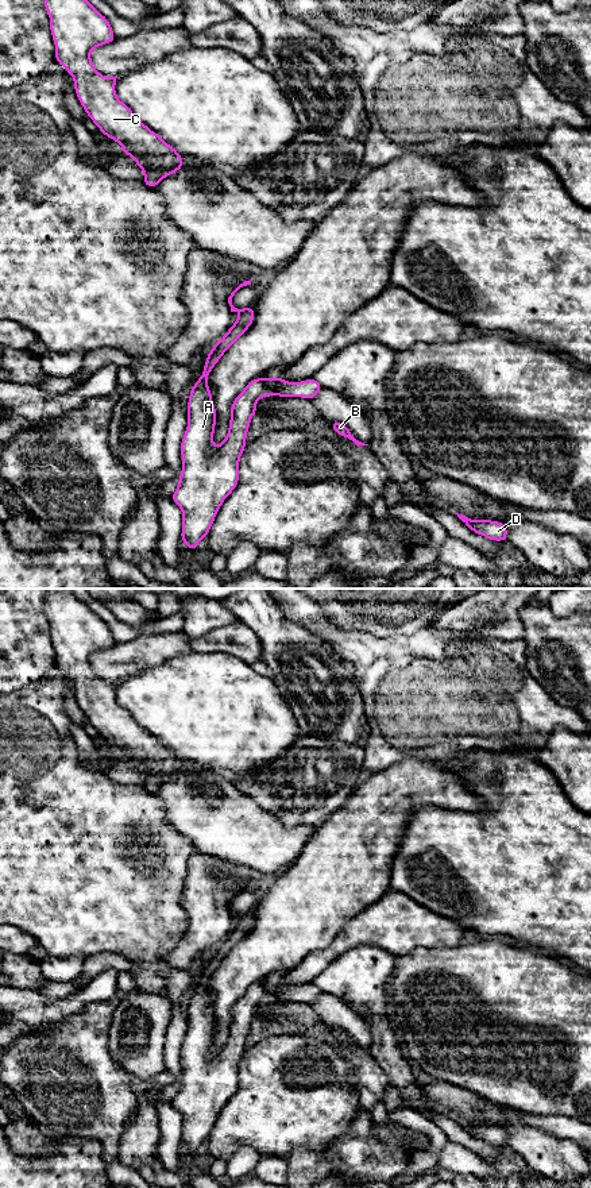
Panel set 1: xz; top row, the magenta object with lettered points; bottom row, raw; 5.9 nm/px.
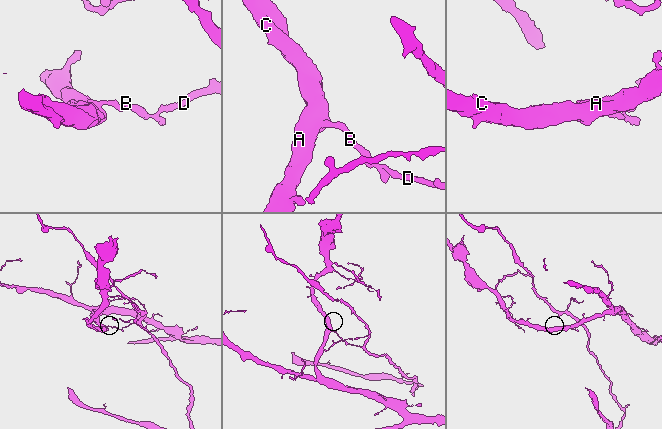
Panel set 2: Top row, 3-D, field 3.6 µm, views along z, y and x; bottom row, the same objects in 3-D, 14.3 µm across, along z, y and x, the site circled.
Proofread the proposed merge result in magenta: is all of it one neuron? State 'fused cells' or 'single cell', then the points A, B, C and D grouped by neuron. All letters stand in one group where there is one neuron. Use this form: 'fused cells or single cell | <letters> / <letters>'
fused cells | A C / B D

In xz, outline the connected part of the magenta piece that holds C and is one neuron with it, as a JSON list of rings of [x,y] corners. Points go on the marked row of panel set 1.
[[[45,0],[45,9],[50,16],[50,31],[55,45],[55,61],[74,78],[77,99],[86,115],[108,138],[121,144],[121,151],[135,159],[143,170],[143,184],[155,188],[167,176],[177,173],[182,166],[182,155],[167,144],[157,132],[143,124],[134,112],[117,99],[115,92],[116,77],[100,74],[90,59],[94,47],[116,39],[111,23],[88,0]]]

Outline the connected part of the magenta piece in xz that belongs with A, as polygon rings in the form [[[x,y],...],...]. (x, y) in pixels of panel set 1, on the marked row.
[[[240,284],[228,297],[231,312],[239,317],[209,351],[202,375],[194,382],[188,401],[188,427],[181,441],[182,471],[178,489],[171,494],[182,509],[181,540],[192,551],[206,537],[223,501],[239,483],[239,460],[247,446],[246,436],[256,402],[264,396],[264,378],[246,385],[231,406],[229,429],[220,446],[213,446],[216,408],[208,386],[208,375],[225,351],[254,323],[254,308],[237,309],[232,305],[235,293],[250,285]]]

